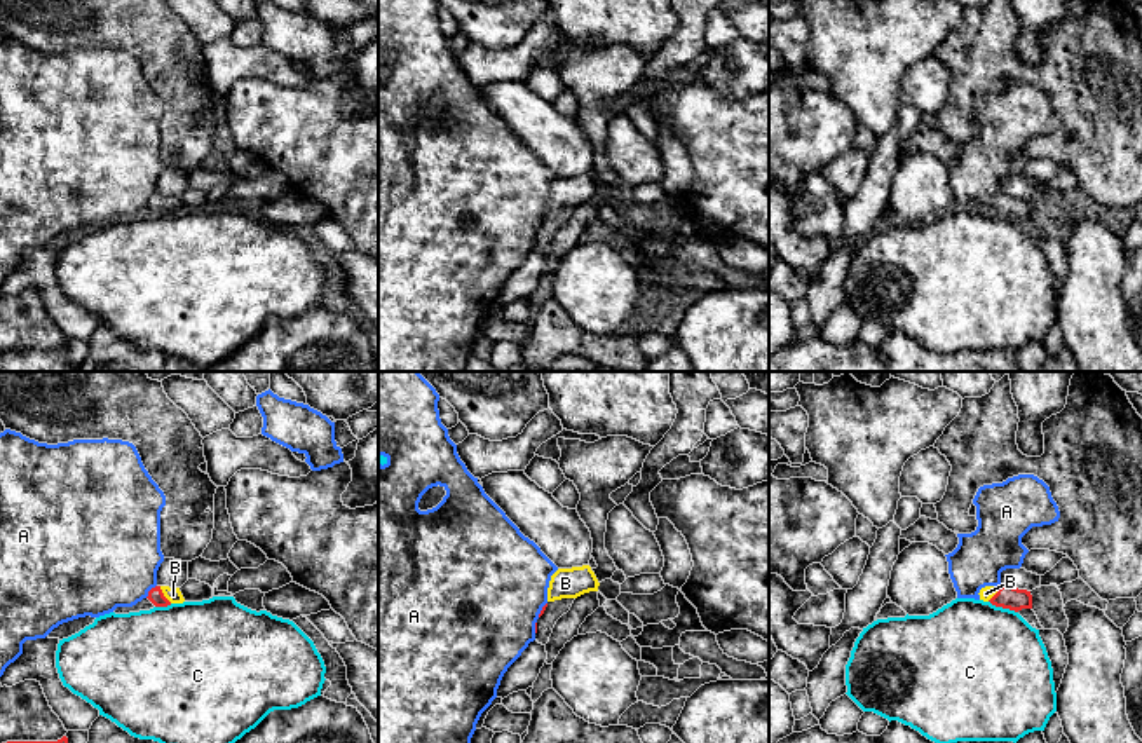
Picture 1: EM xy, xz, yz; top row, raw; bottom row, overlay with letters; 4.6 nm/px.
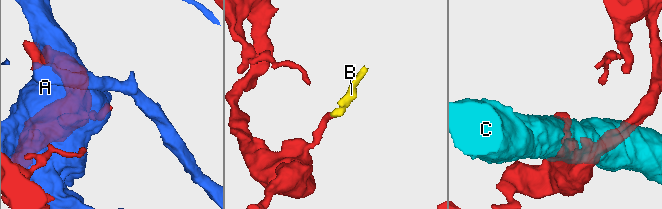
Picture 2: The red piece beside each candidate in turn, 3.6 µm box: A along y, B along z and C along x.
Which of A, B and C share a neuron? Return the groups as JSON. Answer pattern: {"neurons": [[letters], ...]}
{"neurons": [["A"], ["B"], ["C"]]}

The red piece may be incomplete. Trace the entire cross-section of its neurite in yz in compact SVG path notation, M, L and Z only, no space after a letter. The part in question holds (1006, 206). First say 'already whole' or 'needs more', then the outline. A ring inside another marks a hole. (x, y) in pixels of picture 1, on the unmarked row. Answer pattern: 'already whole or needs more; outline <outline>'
needs more; outline M985 195L980 199L980 209L990 211L996 216L1022 220L1032 218L1032 204L1027 199L1018 199L1013 195Z

